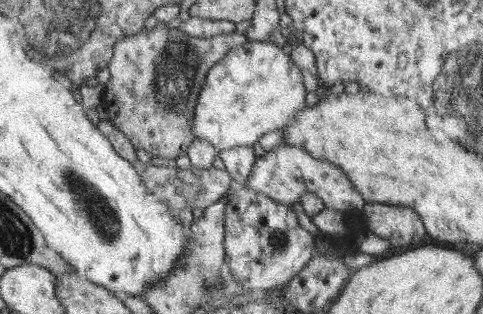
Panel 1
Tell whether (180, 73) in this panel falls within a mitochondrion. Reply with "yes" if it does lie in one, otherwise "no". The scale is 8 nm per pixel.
yes

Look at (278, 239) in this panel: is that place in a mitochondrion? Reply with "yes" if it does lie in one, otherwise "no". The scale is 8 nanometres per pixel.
yes

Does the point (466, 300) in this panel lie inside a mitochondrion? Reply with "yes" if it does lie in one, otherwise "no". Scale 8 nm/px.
no

